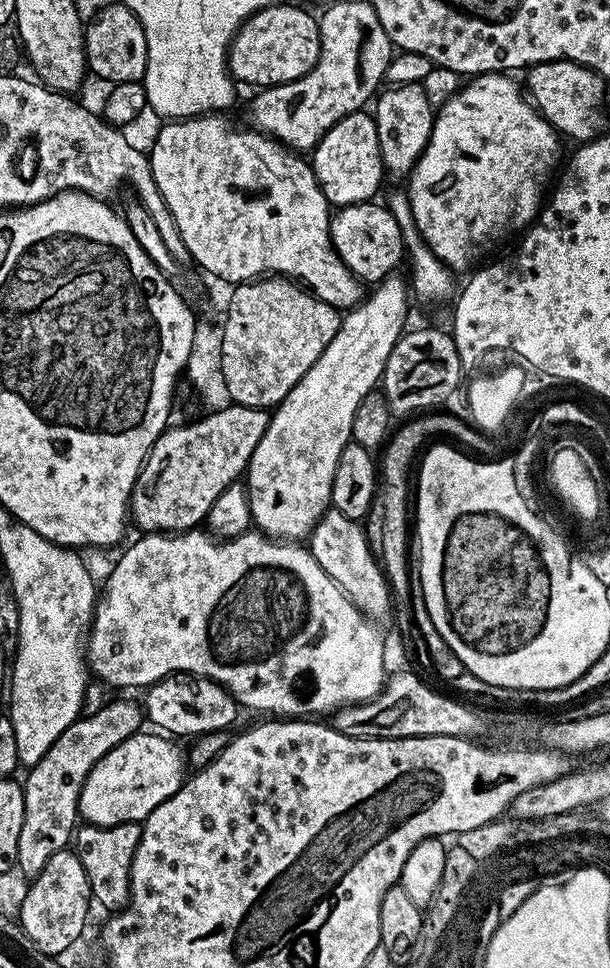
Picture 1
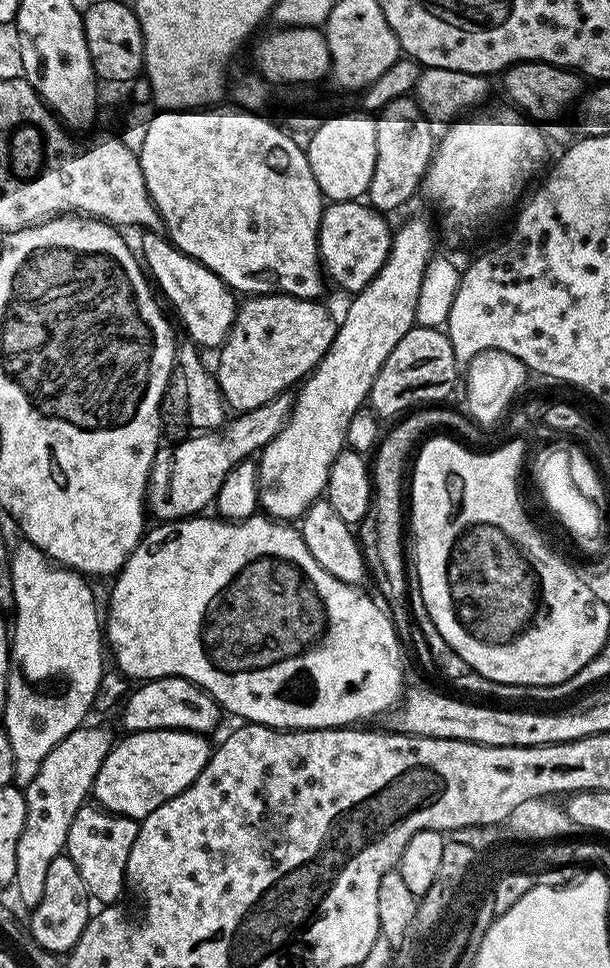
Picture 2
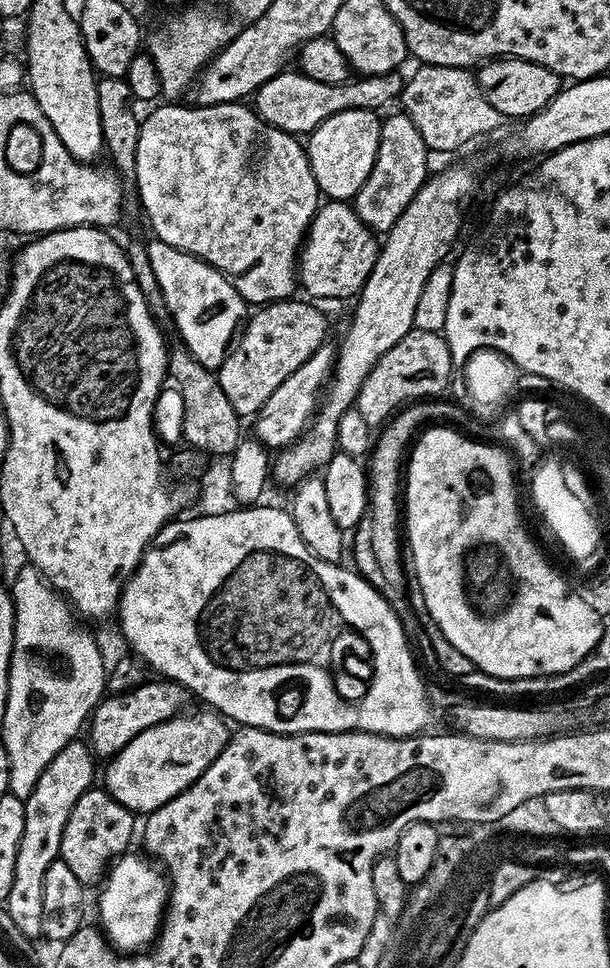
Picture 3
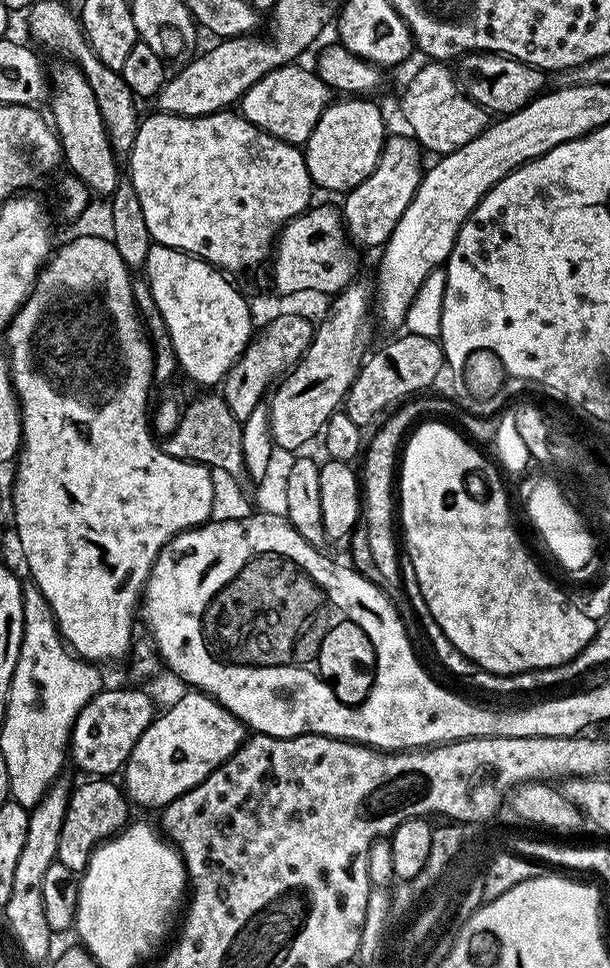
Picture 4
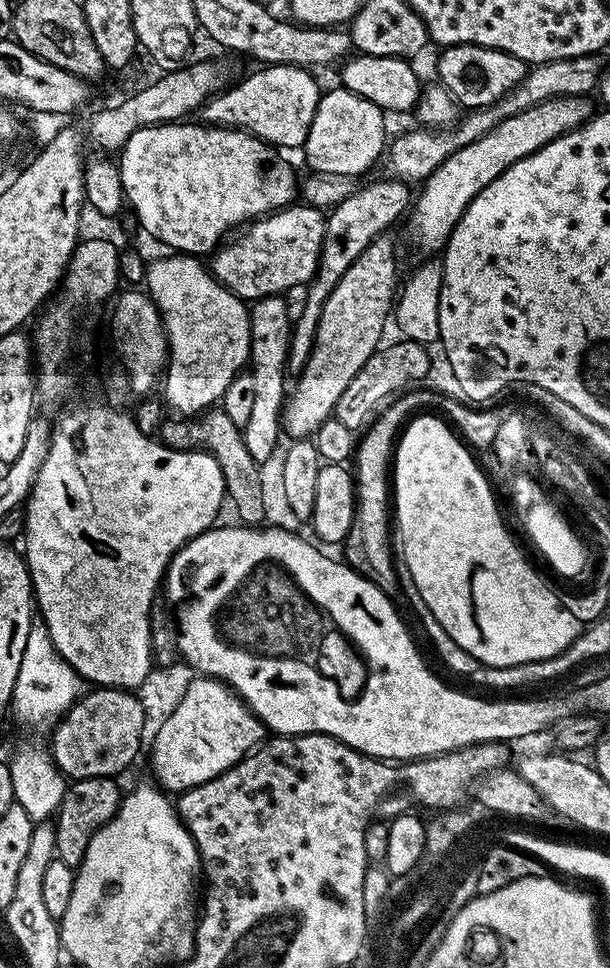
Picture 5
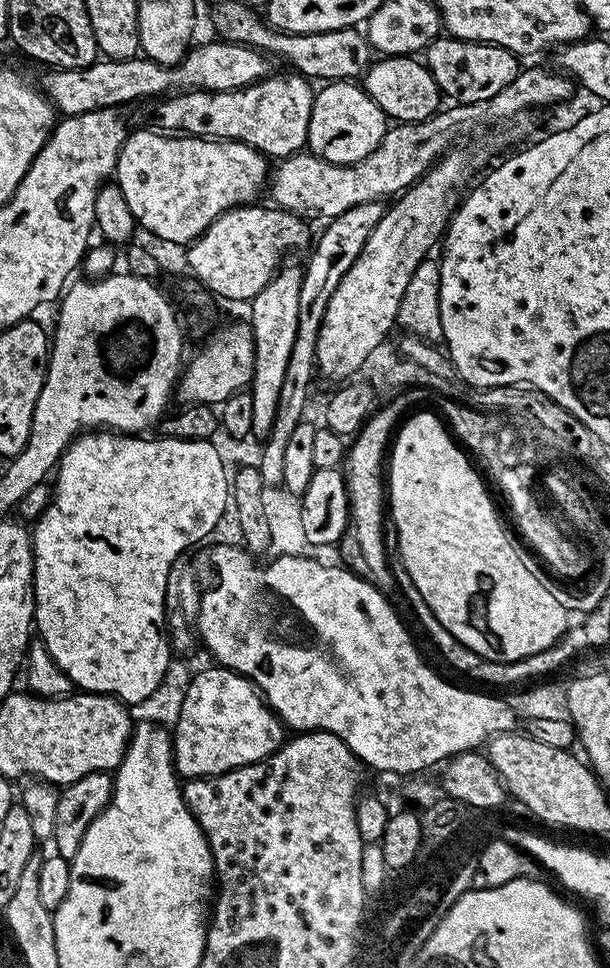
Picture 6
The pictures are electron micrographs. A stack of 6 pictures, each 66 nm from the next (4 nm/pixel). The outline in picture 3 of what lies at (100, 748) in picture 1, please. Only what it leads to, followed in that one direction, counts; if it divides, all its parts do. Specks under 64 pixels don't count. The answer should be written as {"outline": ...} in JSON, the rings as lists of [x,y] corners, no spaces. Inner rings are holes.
{"outline":[[[83,739],[71,740],[54,762],[42,770],[42,778],[38,778],[32,793],[23,800],[24,833],[18,846],[18,862],[14,862],[14,882],[10,885],[6,907],[14,925],[28,938],[39,937],[42,933],[42,882],[46,878],[46,870],[50,870],[50,862],[60,859],[62,830],[66,830],[74,802],[82,798],[86,789],[93,787],[95,763],[91,747]]]}

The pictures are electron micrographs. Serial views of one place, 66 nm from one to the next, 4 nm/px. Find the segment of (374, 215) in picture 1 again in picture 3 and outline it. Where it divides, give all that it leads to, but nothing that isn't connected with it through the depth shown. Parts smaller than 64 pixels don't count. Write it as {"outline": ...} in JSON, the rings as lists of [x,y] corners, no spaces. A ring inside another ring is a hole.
{"outline":[[[328,200],[321,203],[317,208],[314,218],[308,227],[308,233],[304,236],[304,243],[298,257],[298,284],[301,289],[305,288],[309,292],[309,297],[320,300],[348,300],[359,296],[364,288],[366,278],[374,270],[374,262],[380,253],[381,241],[377,233],[358,218],[355,207],[351,203],[342,200]]]}

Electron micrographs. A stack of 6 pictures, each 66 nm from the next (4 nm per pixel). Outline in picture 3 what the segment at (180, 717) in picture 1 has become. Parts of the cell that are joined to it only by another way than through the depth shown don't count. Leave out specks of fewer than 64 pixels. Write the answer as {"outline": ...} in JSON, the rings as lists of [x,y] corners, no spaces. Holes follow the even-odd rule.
{"outline":[[[159,682],[139,684],[134,690],[109,695],[100,701],[100,705],[92,711],[90,723],[86,728],[86,740],[90,745],[93,757],[111,758],[117,756],[134,737],[142,734],[142,730],[150,730],[150,726],[158,726],[185,711],[185,689],[175,682]]]}

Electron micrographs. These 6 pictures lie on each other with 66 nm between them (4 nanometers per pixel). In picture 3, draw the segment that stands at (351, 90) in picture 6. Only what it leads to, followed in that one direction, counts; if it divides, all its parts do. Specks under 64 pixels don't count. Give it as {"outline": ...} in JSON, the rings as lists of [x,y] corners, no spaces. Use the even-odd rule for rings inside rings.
{"outline":[[[366,108],[342,110],[322,122],[306,140],[308,161],[321,193],[328,200],[351,201],[366,182],[374,166],[380,141],[382,120],[375,111]]]}

